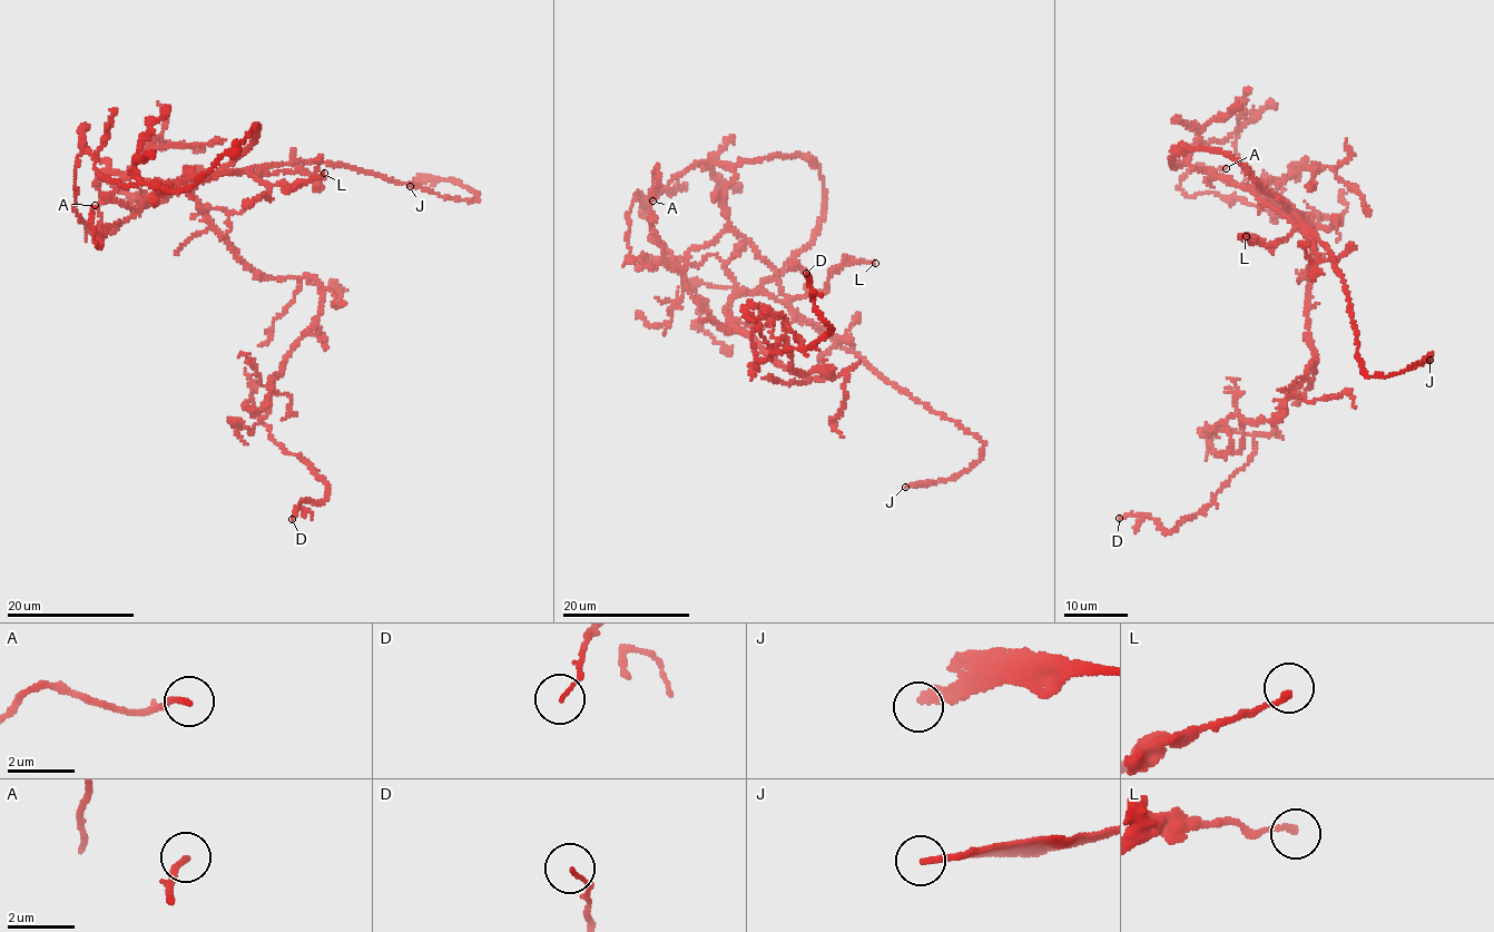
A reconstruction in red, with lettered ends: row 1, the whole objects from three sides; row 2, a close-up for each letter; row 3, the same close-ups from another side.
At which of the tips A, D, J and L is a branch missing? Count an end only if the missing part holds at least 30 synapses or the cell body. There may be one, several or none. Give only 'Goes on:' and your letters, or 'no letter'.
Goes on: J

